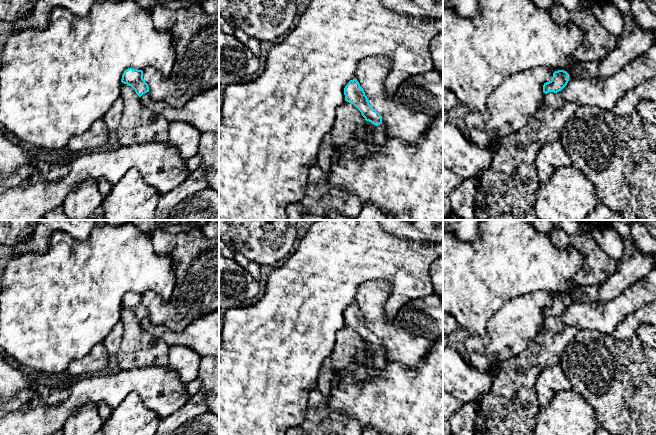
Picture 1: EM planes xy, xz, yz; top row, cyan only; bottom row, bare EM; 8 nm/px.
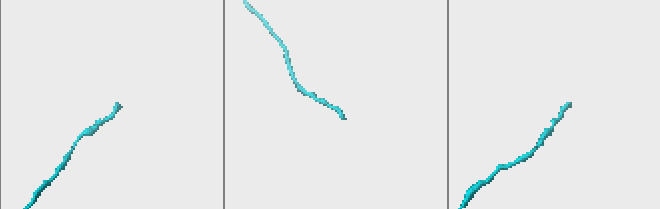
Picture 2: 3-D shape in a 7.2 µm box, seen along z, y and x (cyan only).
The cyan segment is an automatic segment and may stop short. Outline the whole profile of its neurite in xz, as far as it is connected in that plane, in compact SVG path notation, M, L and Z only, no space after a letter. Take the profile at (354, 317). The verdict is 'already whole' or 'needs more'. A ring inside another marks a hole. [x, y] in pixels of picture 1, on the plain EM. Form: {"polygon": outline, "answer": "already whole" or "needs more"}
{"polygon": "M357 303L349 305L344 312L344 319L345 325L353 328L366 345L376 350L372 358L372 369L383 374L387 357L382 349L382 340L369 328L369 324Z", "answer": "needs more"}

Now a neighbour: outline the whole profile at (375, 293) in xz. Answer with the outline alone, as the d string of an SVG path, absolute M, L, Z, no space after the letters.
M367 281L358 288L356 303L363 312L369 328L382 340L382 349L387 359L413 369L435 341L443 337L443 300L437 294L414 299L404 305L389 322L385 303L391 289L387 281Z

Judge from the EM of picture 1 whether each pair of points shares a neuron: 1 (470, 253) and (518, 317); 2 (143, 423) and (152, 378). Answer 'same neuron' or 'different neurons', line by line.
1: different neurons
2: different neurons

